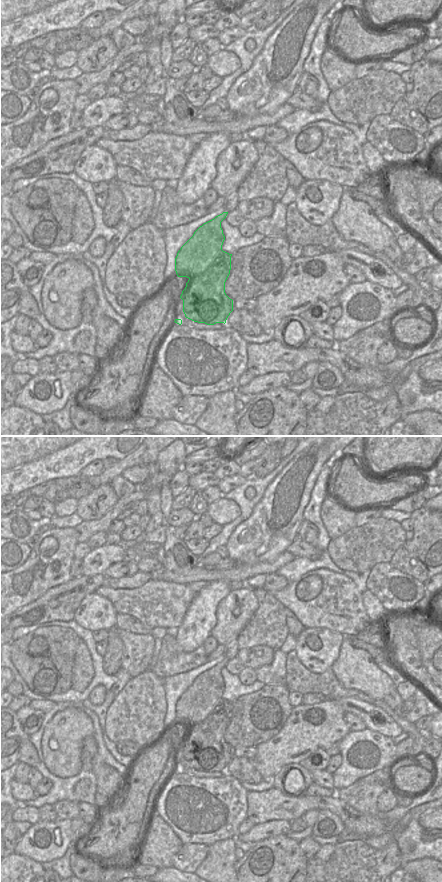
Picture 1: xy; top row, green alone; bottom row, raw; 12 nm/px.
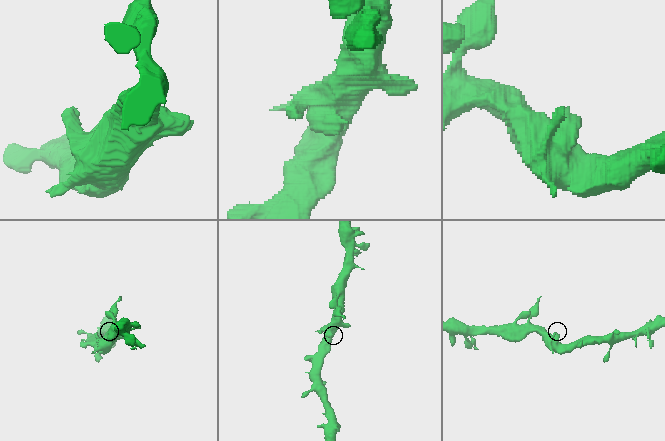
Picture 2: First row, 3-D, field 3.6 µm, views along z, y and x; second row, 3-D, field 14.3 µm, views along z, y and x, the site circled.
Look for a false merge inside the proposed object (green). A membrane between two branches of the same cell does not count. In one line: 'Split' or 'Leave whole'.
Leave whole.

